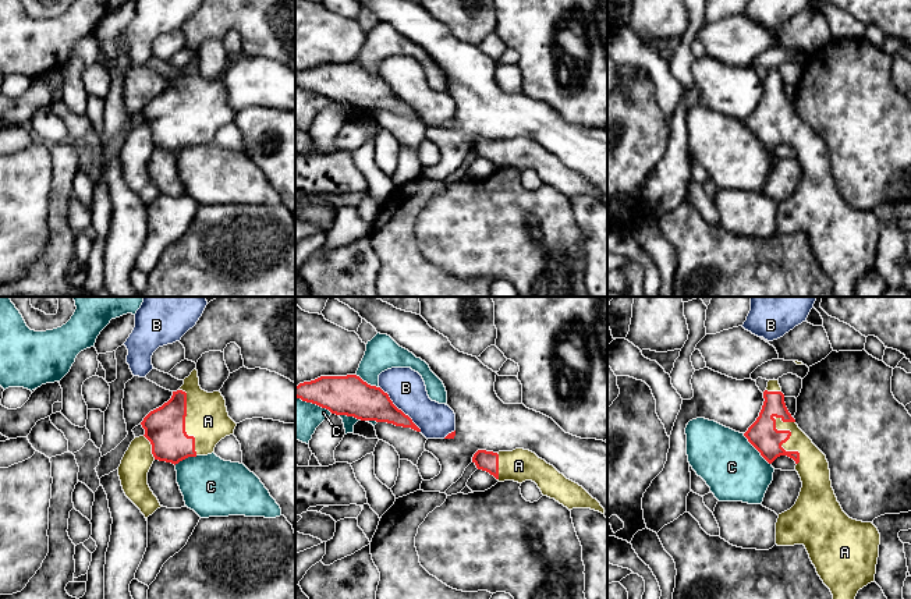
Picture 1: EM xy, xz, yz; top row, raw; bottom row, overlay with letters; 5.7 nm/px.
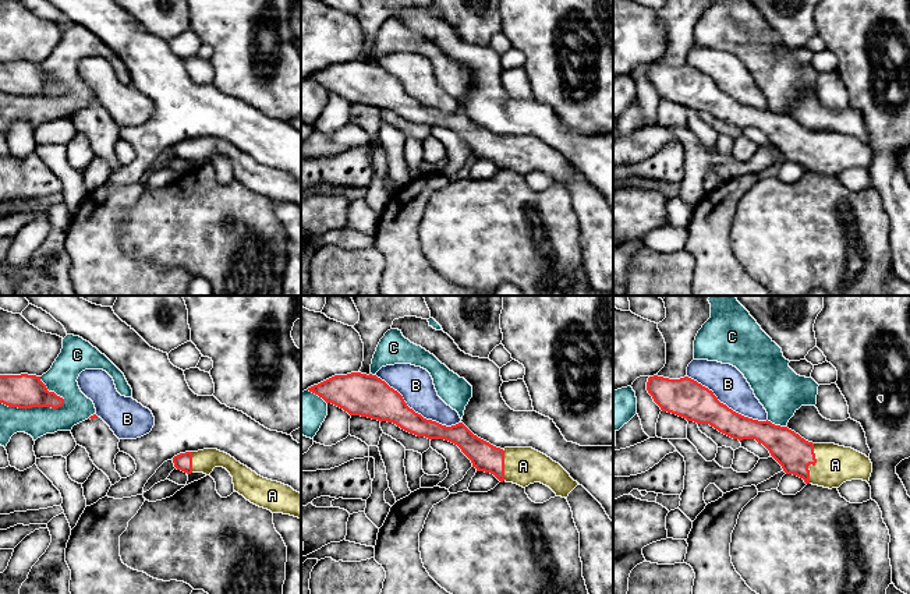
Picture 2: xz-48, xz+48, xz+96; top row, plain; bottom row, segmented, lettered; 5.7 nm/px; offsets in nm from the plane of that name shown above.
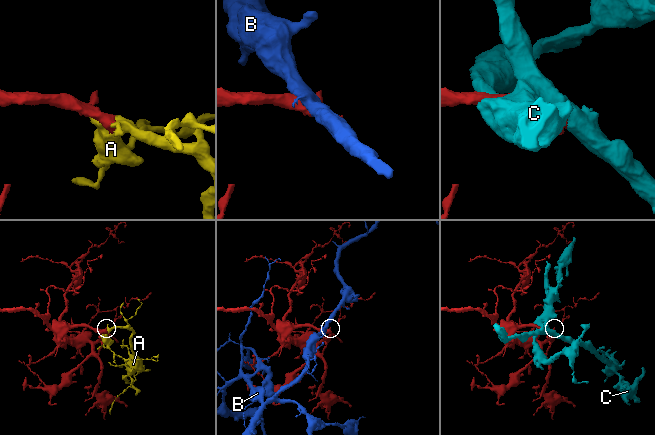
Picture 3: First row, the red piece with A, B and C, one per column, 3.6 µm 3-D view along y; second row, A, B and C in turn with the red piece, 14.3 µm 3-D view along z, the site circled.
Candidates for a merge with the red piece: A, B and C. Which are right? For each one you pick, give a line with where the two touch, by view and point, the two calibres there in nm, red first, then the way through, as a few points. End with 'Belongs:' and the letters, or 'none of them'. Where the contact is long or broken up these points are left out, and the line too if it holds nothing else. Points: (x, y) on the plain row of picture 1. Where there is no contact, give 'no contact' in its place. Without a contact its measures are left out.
A: yz (786, 128) | 170/180 nm
Belongs: A

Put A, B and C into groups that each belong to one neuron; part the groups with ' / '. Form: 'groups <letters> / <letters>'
groups A / B / C

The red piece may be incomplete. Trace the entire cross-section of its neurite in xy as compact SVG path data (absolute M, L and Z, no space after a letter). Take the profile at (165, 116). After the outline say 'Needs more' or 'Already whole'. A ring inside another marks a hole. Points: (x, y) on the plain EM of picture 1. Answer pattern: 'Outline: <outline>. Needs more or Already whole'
Outline: M196 56L171 86L150 99L141 113L145 123L131 130L118 164L125 184L146 208L162 195L148 173L153 149L176 153L188 145L212 142L216 132L233 123L237 114L228 104L221 81L201 77Z. Needs more

